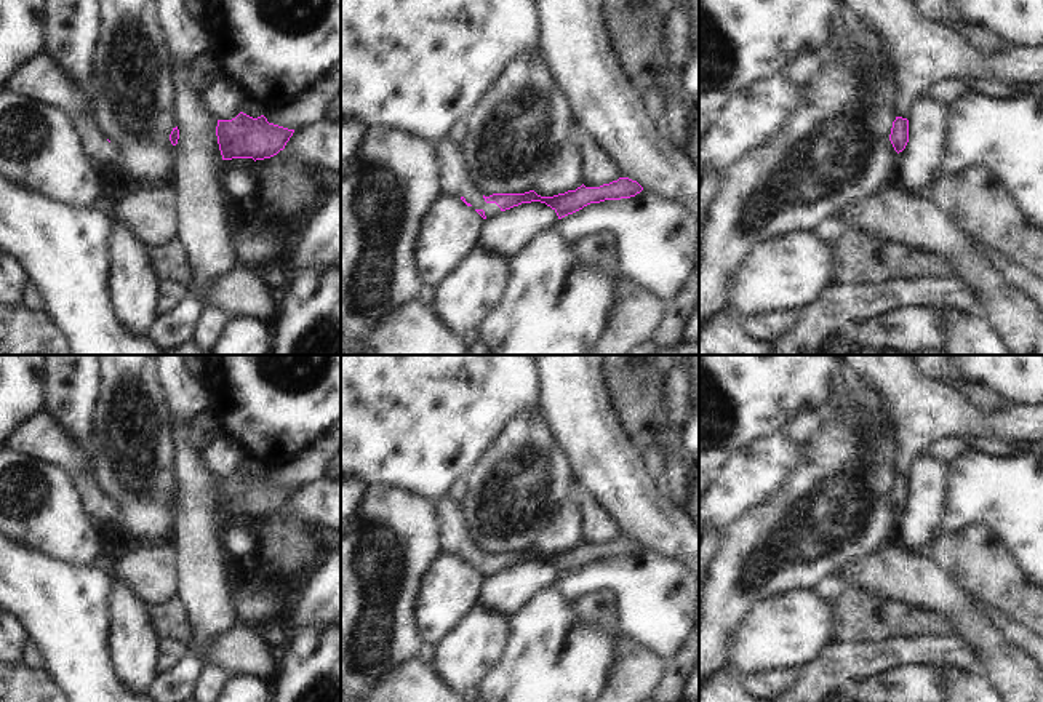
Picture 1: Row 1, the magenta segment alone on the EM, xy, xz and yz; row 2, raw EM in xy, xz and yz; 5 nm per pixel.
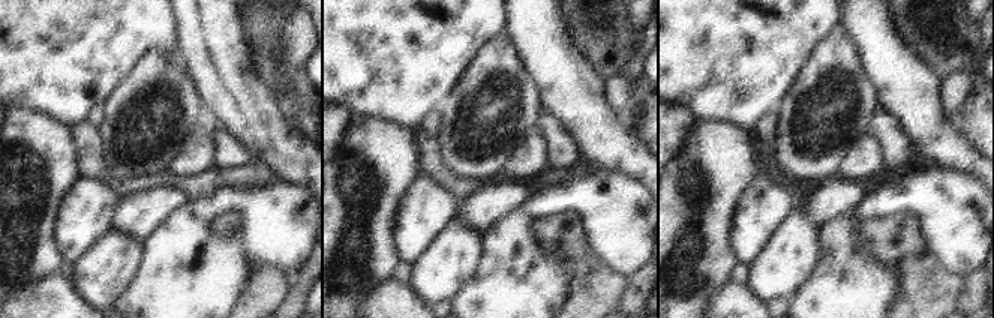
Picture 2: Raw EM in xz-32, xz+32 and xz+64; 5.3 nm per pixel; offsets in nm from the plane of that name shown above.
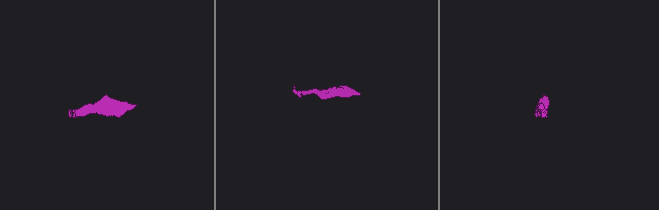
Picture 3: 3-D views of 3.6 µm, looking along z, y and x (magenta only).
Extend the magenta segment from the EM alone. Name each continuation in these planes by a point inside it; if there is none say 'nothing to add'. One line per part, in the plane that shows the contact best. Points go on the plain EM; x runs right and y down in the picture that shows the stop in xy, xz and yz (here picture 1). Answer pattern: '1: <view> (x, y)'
1: xz (453, 538)

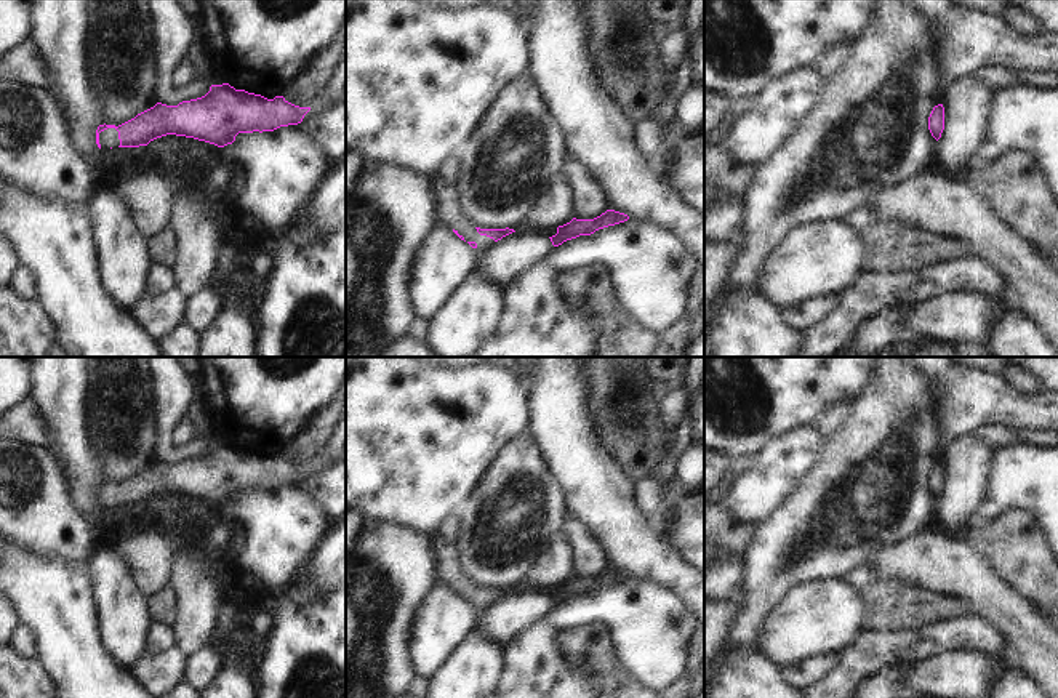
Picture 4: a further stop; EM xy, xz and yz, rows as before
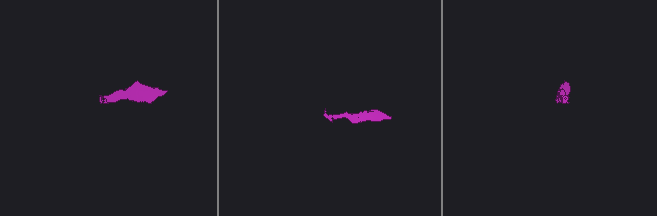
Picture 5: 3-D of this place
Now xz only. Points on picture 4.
1: xz (447, 570)

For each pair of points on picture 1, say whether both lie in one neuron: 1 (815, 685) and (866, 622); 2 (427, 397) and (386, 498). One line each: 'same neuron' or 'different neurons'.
1: different neurons
2: different neurons

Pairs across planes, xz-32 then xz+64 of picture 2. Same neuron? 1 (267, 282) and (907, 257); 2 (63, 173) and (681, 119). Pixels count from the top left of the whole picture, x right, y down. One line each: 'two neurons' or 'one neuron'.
1: one neuron
2: two neurons

